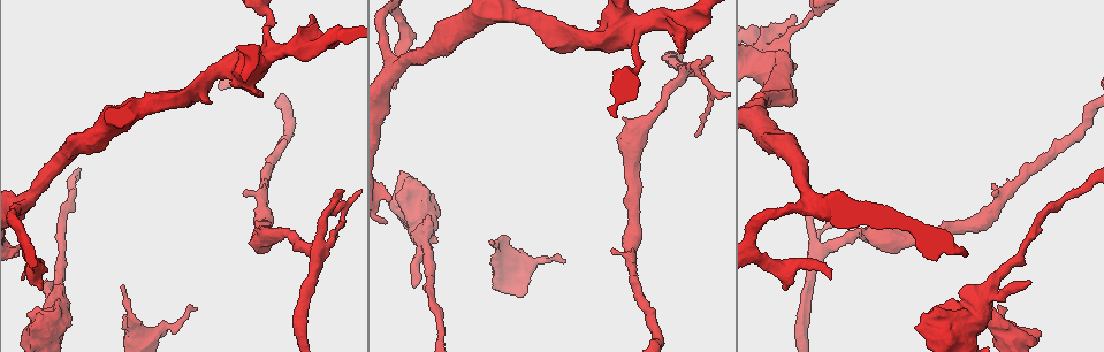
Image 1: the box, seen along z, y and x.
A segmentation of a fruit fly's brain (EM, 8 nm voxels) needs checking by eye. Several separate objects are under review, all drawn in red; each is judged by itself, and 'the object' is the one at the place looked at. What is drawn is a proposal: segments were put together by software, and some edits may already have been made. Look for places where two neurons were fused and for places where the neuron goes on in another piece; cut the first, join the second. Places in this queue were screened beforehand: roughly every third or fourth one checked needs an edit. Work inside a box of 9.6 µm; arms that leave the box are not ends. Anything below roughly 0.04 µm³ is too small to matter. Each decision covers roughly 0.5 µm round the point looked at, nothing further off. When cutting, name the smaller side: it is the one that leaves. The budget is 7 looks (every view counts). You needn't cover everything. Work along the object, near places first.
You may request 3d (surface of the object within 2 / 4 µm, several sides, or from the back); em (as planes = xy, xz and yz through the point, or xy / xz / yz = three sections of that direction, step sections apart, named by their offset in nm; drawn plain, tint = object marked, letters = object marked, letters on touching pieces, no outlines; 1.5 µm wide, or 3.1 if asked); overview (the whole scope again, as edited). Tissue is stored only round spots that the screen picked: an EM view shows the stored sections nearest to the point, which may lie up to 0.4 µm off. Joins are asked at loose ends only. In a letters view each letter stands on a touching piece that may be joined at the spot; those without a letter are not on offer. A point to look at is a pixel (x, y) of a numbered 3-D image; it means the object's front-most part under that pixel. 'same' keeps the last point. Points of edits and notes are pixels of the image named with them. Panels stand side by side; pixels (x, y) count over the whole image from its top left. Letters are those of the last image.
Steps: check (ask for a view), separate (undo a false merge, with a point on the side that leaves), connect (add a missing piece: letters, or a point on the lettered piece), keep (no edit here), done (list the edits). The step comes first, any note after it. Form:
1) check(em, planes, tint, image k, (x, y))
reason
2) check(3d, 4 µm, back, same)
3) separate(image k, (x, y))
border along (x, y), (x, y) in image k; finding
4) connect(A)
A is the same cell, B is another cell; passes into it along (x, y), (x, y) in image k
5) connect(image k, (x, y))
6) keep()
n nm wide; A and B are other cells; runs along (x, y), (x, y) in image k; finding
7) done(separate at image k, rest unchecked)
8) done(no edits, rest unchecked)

check(3d, 4 µm, image 1, (696, 135))
thin end

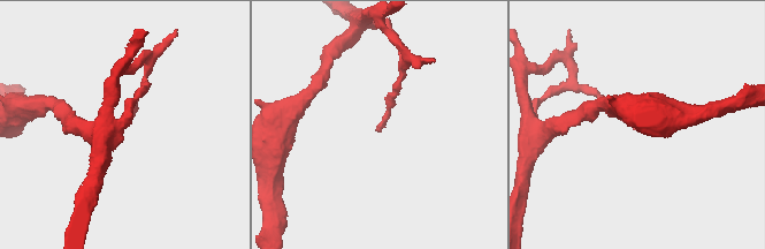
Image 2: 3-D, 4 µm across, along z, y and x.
check(em, planes, letters, image 2, (376, 127))
now the EM

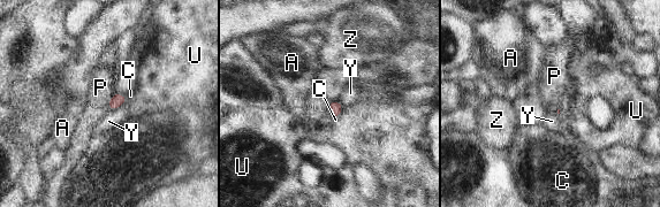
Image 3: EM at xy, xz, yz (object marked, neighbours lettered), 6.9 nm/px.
keep()
A, C, P, U, Y and Z are other cells; none of them fits

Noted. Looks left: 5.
check(3d, 2 µm, image 1, (340, 191))
an open end

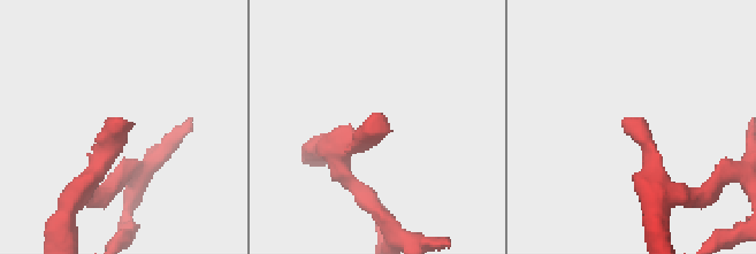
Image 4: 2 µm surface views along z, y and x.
check(em, xz, step 8, letters, image 4, (125, 125))
now the EM

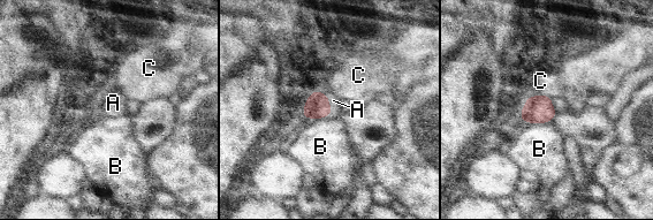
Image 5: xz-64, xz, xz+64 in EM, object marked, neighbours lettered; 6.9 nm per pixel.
connect(A)
A is the same cell, B and C are other cells; passes into it along (317, 106), (329, 106), (333, 100) in image 5; it goes on there

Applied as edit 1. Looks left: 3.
check(overview)
redraw

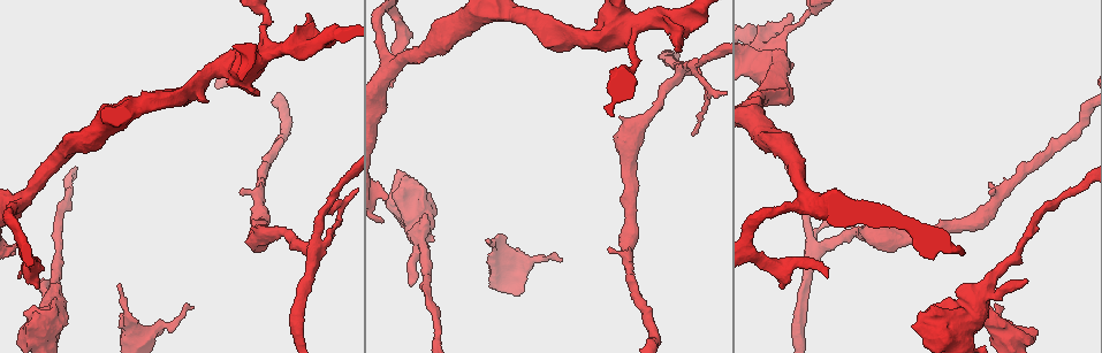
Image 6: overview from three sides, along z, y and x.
check(em, planes, letters, image 6, (14, 245))
an open end

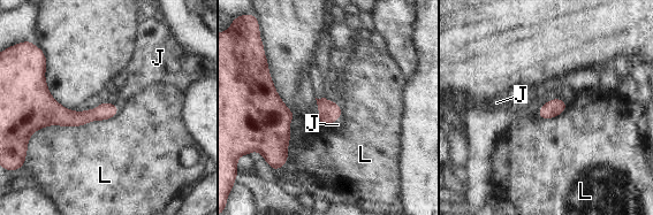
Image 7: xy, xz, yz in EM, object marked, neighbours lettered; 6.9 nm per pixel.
connect(J)
J is the same cell, L is another cell; passes into it along (329, 110), (334, 120), (338, 124) in image 7; the neuron continues

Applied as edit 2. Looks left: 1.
done(connect at image 5, connect at image 7, rest unchecked)

